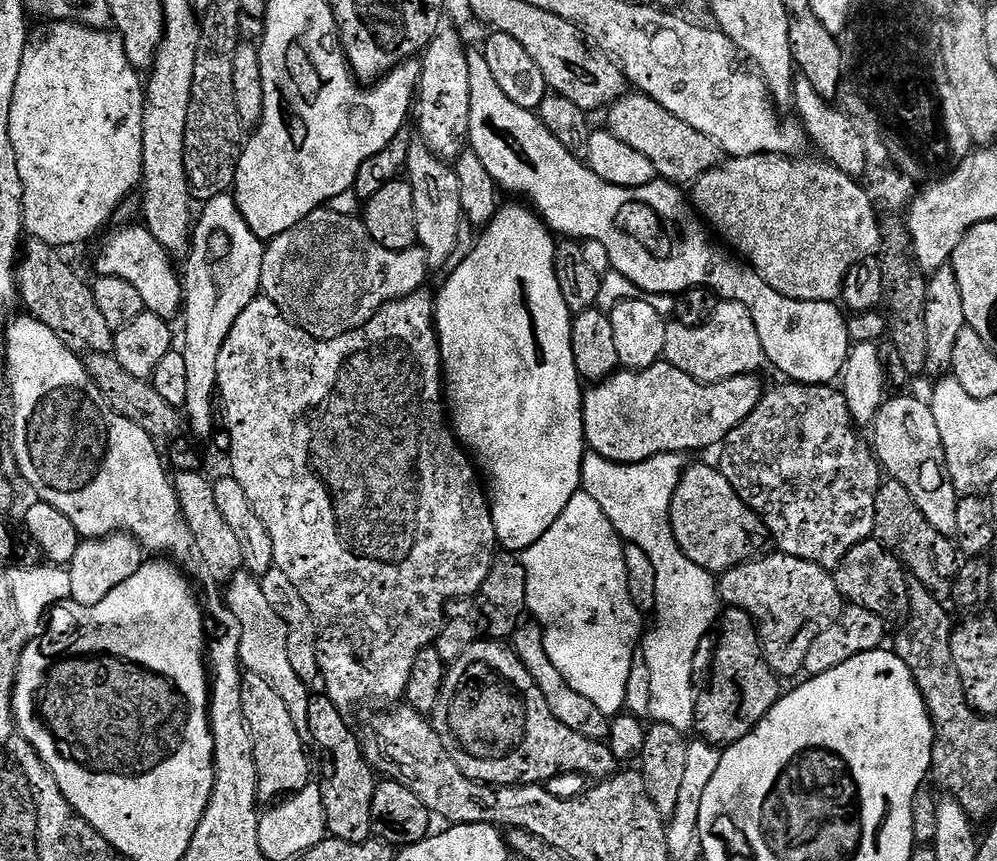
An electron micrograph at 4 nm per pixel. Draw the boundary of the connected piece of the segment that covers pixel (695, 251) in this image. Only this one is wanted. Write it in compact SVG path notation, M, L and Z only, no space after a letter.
M469 51L468 60L470 122L466 140L470 150L478 154L482 166L486 166L490 178L494 178L497 189L505 193L513 192L516 195L513 197L527 201L553 233L561 237L573 236L576 239L573 241L576 242L602 242L602 246L606 246L606 254L610 254L611 271L630 278L630 282L634 282L634 286L639 288L641 293L657 296L679 294L688 288L711 288L717 297L746 306L746 310L750 310L750 318L754 318L765 361L769 365L773 364L784 375L781 377L797 384L831 385L835 381L832 379L835 376L837 379L843 373L850 347L848 321L845 313L835 303L791 300L778 294L778 290L771 288L751 264L737 258L727 247L719 248L712 241L713 233L706 227L705 221L698 215L689 197L685 193L683 196L676 189L679 187L675 183L657 178L646 186L627 188L614 186L598 178L598 174L594 174L594 170L589 168L577 153L568 152L566 146L562 146L562 142L558 142L558 138L550 134L550 130L540 121L539 115L533 109L518 106L510 102L506 94L502 94L502 86L494 82L494 74L490 74L490 66L483 51Z

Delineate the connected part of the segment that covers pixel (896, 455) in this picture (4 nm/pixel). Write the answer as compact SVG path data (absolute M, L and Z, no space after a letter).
M912 396L885 399L871 432L870 444L881 469L891 479L902 482L906 490L910 490L915 505L939 533L953 537L957 530L956 514L960 494L952 480L948 479L942 434L938 434L938 422L934 422L931 403L924 401L923 404Z

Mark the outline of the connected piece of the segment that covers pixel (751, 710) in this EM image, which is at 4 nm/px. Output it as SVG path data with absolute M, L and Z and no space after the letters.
M725 607L718 617L718 632L720 628L720 641L716 644L716 653L712 656L712 677L708 680L708 689L701 691L696 698L696 722L694 732L699 739L717 746L736 744L746 734L756 729L756 725L766 718L766 714L782 695L781 677L777 676L768 665L768 659L764 656L764 645L760 634L750 614L746 614L740 608Z

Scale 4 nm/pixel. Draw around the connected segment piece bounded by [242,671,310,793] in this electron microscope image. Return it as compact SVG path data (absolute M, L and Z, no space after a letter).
M245 671L242 678L242 706L248 729L252 735L254 746L254 762L257 773L284 772L280 776L282 783L288 787L289 793L298 792L309 783L308 768L300 755L304 752L305 737L296 729L290 718L290 710L286 710L286 702L278 698L274 686L266 682L266 678L258 678L258 674Z

